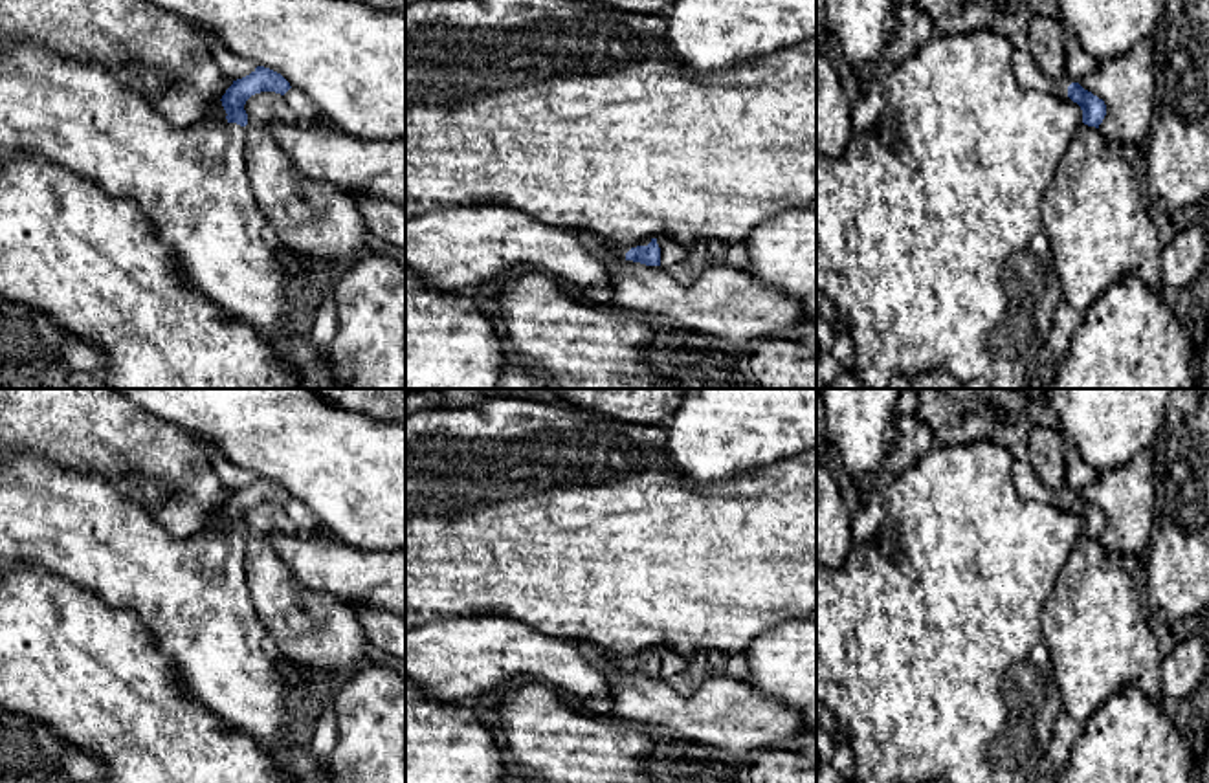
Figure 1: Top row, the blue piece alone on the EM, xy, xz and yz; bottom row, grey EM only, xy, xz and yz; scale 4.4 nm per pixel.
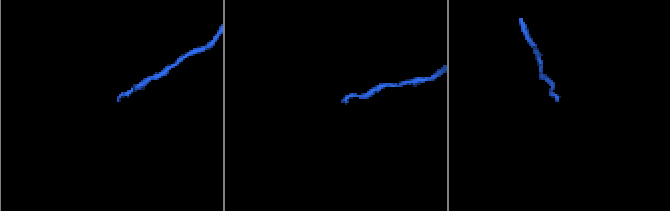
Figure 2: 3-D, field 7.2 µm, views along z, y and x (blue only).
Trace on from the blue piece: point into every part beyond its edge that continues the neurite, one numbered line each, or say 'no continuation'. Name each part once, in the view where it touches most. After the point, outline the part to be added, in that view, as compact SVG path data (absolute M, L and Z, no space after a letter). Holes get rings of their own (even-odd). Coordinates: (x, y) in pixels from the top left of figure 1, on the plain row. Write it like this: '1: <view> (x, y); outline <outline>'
1: xz (615, 659); outline M651 649L646 651L646 653L642 653L642 655L627 656L627 655L609 653L609 651L607 651L607 660L609 660L609 664L613 664L613 666L616 666L618 669L626 671L626 664L627 664L631 658L648 656L649 653L651 653Z

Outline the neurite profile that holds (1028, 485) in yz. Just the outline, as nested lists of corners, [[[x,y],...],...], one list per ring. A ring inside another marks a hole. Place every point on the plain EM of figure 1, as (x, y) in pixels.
[[[915,389],[919,405],[915,416],[932,431],[934,446],[959,446],[972,442],[993,442],[1015,455],[1013,480],[1024,499],[1053,506],[1068,506],[1055,490],[1048,488],[1029,462],[1029,403],[1046,398],[1048,389]]]

